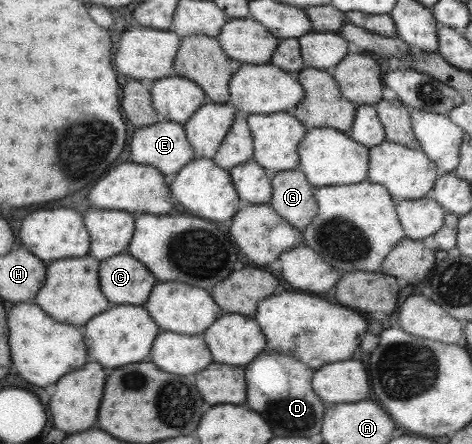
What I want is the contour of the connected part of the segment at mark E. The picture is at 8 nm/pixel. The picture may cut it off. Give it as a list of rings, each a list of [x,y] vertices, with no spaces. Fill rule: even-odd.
[[[160,119],[157,123],[148,126],[135,127],[135,135],[129,143],[129,153],[131,153],[131,161],[157,168],[167,185],[175,179],[176,173],[181,167],[195,159],[193,148],[186,138],[183,124],[165,119]]]

